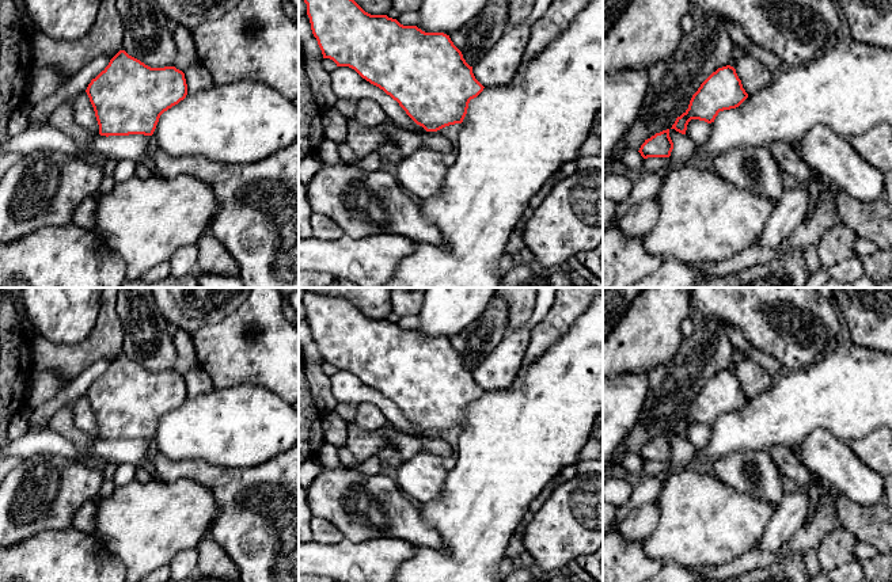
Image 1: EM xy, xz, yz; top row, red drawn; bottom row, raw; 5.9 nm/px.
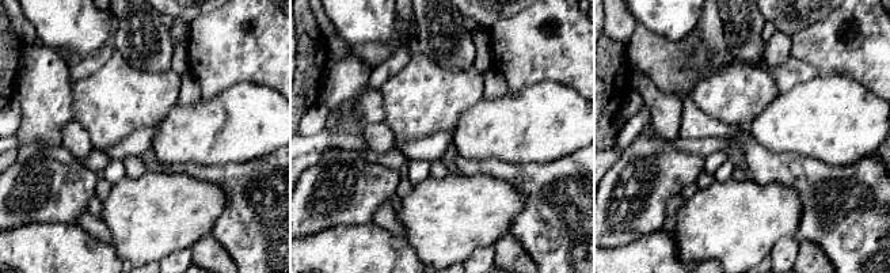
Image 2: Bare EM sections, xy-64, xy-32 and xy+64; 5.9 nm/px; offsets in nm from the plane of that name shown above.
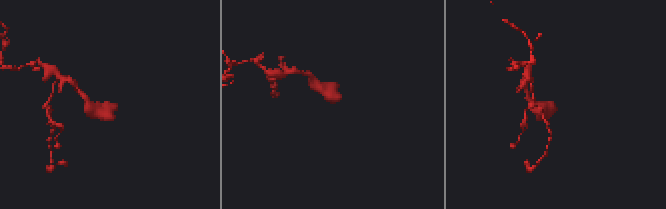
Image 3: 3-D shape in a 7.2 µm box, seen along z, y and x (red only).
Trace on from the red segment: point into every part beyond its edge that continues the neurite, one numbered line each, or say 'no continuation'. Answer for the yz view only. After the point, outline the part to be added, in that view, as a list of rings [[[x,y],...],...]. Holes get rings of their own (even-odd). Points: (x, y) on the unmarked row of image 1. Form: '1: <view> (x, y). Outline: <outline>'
no continuation

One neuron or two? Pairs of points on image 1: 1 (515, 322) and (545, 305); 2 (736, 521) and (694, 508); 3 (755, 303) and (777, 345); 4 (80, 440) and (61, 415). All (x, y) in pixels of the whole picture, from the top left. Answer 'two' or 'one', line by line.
1: two
2: one
3: one
4: one

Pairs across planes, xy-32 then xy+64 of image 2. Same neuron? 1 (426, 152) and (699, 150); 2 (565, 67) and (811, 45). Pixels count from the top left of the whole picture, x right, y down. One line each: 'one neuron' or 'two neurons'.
1: one neuron
2: one neuron

